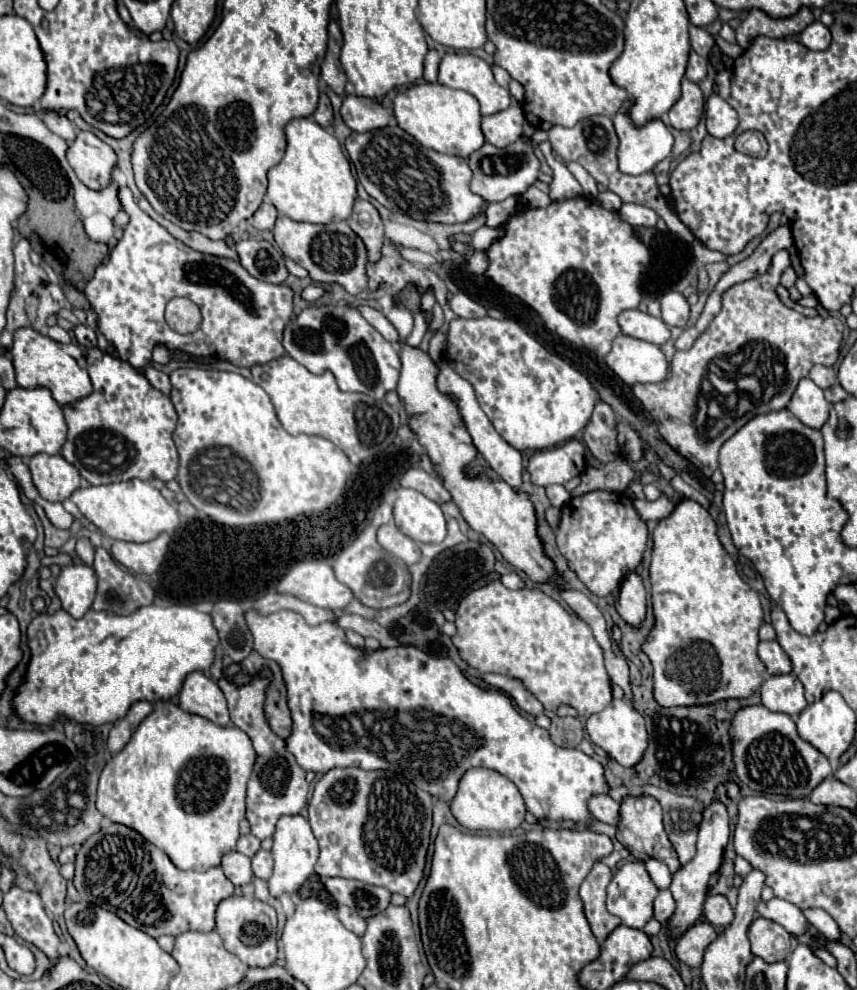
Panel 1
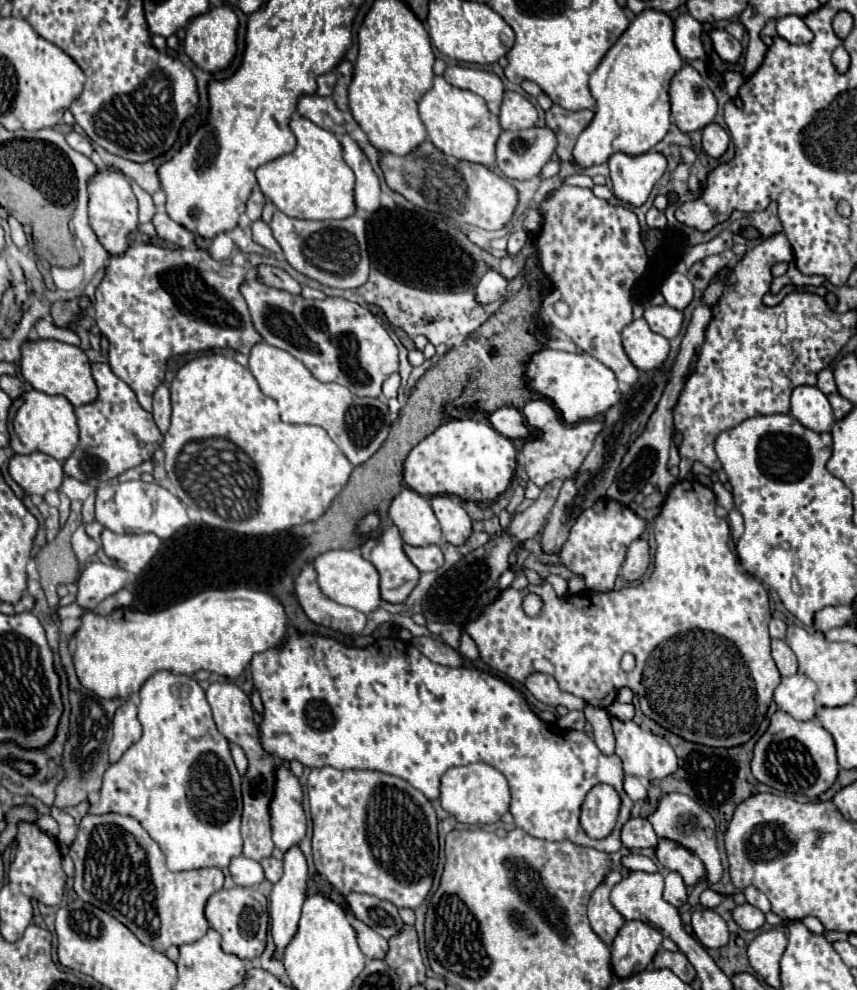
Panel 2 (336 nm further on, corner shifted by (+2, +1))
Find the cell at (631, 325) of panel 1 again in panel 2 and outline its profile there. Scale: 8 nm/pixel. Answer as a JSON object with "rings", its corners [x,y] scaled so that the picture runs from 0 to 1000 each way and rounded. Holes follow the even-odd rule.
{"rings":[[[769,308],[769,310],[755,310],[753,312],[753,324],[760,334],[774,338],[776,342],[785,342],[797,328],[795,314],[788,314],[785,310]]]}

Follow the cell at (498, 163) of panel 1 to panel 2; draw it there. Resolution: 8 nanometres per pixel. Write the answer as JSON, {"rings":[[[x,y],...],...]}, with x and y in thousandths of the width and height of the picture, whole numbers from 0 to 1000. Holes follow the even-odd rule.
{"rings":[[[638,128],[587,132],[580,142],[578,167],[592,181],[620,181],[629,177],[631,169],[648,155],[648,148],[648,136]]]}

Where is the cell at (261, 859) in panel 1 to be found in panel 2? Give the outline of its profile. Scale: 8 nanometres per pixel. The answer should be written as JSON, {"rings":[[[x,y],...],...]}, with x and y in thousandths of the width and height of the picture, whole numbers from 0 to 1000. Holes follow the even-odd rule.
{"rings":[[[309,866],[309,868],[305,870],[305,876],[307,876],[307,880],[309,880],[309,886],[312,886],[316,892],[323,892],[323,890],[328,888],[328,884],[330,884],[330,872],[323,870],[321,866]]]}

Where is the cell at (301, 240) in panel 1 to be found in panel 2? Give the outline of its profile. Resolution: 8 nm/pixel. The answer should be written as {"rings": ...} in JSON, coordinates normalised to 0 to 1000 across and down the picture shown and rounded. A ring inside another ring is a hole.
{"rings":[[[321,213],[316,233],[328,247],[333,262],[342,272],[375,288],[391,292],[417,292],[431,282],[431,256],[428,256],[428,223],[410,217],[398,223],[356,223],[335,219]]]}

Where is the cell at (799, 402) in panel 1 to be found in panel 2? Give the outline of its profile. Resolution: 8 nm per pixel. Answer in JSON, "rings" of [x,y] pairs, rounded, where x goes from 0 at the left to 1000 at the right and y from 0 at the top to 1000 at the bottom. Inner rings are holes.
{"rings":[[[935,389],[925,393],[923,419],[946,435],[967,435],[974,425],[965,401],[946,389]]]}

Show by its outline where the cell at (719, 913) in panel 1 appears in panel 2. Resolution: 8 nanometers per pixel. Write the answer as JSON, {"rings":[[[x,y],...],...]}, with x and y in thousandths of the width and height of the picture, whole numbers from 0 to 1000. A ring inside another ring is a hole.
{"rings":[[[874,912],[860,914],[860,916],[855,918],[855,928],[858,928],[858,932],[860,932],[865,938],[869,938],[869,940],[883,940],[883,938],[888,938],[890,932],[893,932],[893,924],[890,924],[883,916],[879,916],[879,914],[874,914]]]}

